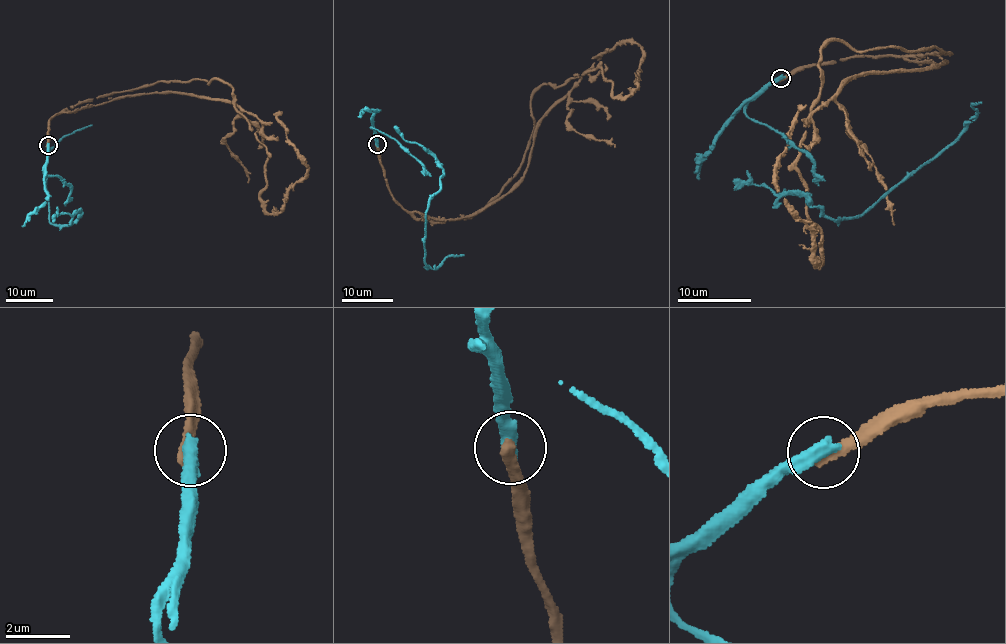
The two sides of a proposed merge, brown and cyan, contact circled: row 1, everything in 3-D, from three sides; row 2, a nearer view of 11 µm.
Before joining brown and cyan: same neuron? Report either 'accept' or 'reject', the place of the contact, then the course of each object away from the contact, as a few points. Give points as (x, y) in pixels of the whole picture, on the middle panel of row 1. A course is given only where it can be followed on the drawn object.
reject | (377, 144) | brown via (376, 144), (406, 210), (472, 217), (521, 166), (536, 88), (595, 67), (633, 94), (641, 47), (600, 58) | cyan via (376, 144), (372, 128), (428, 173), (442, 168), (425, 215), (427, 267), (464, 254)

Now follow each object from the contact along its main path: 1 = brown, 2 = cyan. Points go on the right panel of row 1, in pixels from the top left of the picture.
1: (781, 77), (952, 54), (825, 42), (797, 155), (820, 266), (778, 190), (805, 107)
2: (781, 77), (746, 112), (811, 159), (820, 180), (809, 197), (835, 220), (863, 215), (932, 160), (981, 103)

